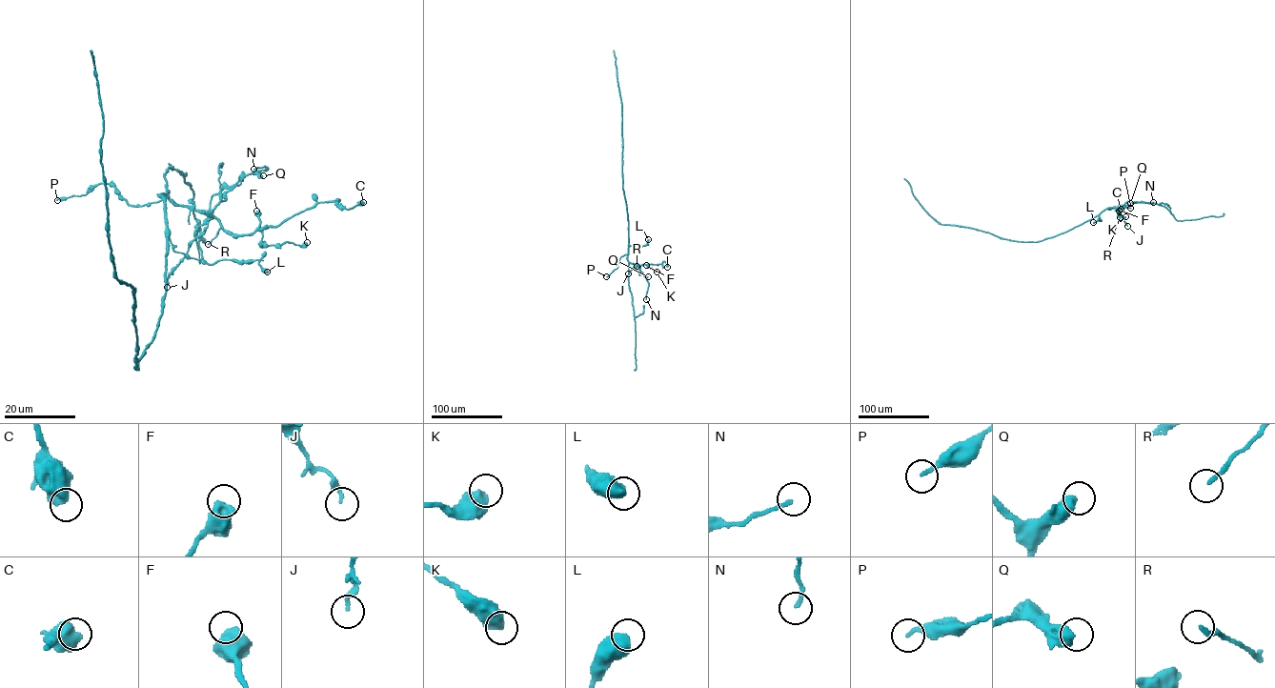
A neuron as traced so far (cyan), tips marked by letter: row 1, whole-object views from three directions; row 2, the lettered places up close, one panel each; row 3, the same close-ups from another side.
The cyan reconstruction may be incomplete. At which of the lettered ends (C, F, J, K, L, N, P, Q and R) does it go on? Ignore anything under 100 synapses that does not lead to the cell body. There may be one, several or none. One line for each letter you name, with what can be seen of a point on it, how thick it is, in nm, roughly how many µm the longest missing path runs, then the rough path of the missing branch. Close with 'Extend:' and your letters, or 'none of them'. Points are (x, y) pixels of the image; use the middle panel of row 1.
Extend: none of them

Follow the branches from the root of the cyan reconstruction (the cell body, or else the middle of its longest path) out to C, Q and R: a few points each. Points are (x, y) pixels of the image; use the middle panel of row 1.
C: (626, 206), (627, 260), (638, 266), (664, 261), (667, 267)
Q: (626, 206), (627, 259), (638, 265), (640, 272), (648, 276)
R: (626, 206), (627, 259), (639, 266), (637, 266)

